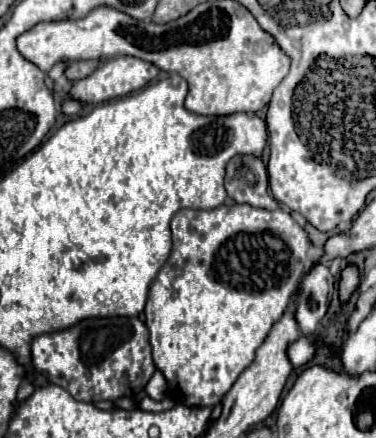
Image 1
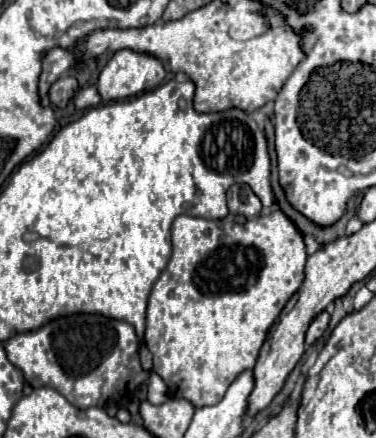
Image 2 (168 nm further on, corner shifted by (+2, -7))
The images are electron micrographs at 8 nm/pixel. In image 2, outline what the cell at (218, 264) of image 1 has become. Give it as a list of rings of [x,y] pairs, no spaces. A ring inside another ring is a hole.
[[[278,210],[278,214],[272,216],[258,216],[252,220],[246,220],[244,224],[232,224],[226,220],[214,222],[214,220],[206,220],[206,218],[194,218],[194,216],[178,216],[172,222],[172,258],[164,270],[164,276],[160,276],[152,288],[150,300],[148,300],[148,316],[146,316],[146,346],[152,352],[152,370],[164,380],[164,384],[168,386],[170,394],[176,398],[184,398],[188,400],[194,408],[202,408],[202,406],[212,406],[218,404],[224,396],[224,392],[228,390],[228,386],[232,384],[232,380],[236,380],[236,376],[240,376],[240,372],[254,368],[260,346],[266,338],[268,328],[274,324],[274,320],[278,318],[278,314],[282,312],[284,304],[290,300],[290,296],[300,288],[302,278],[304,278],[304,262],[306,262],[306,244],[302,234],[298,232],[298,228],[292,224],[292,220]]]

